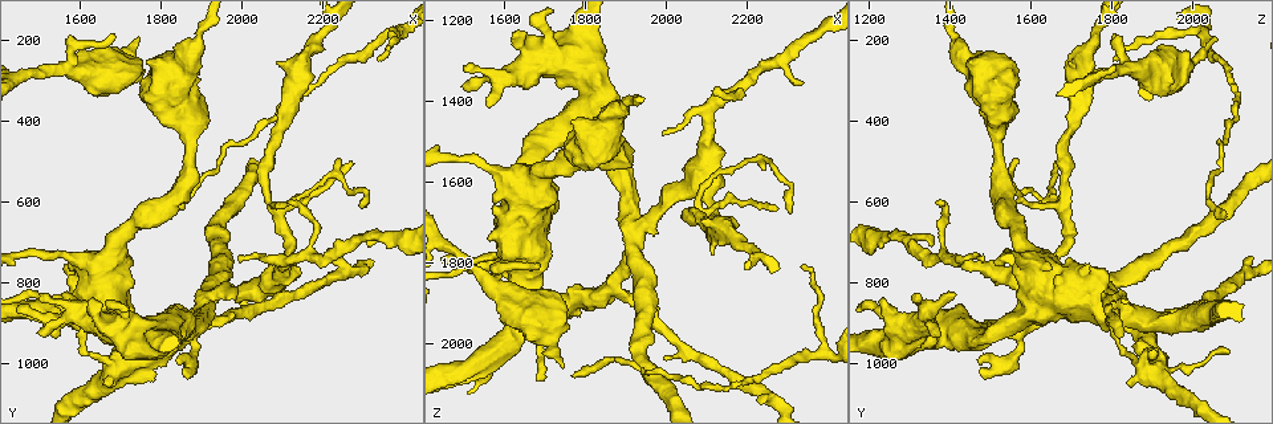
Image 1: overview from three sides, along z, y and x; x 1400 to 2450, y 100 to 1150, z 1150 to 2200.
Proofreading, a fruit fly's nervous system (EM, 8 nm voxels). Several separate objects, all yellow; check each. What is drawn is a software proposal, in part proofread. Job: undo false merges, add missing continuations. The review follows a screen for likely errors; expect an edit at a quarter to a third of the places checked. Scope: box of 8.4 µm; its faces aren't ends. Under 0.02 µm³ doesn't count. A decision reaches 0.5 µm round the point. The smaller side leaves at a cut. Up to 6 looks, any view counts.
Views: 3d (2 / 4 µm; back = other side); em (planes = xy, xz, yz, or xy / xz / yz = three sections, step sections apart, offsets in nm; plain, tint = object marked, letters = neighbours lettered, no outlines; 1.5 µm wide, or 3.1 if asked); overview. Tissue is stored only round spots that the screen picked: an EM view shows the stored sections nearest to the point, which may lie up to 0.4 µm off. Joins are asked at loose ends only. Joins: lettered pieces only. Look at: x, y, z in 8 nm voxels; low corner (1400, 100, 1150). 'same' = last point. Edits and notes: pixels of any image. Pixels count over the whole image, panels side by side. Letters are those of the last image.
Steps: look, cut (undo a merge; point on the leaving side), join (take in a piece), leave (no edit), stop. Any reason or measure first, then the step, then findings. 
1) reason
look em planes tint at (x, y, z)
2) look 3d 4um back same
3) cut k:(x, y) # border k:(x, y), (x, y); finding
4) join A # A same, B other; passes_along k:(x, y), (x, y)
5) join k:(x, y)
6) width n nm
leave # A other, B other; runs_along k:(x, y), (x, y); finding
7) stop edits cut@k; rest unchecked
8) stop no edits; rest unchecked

look em yz step 8 letters at (1685, 190, 1805)

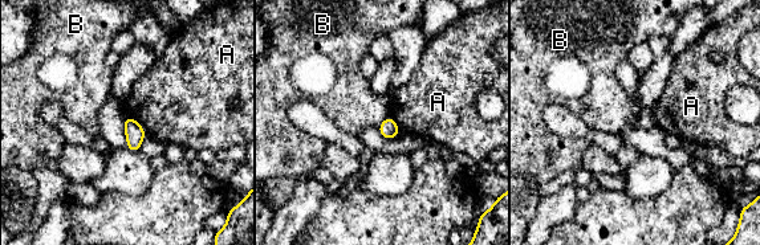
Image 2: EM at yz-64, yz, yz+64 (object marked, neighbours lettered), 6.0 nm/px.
leave # A other, B other; border 2:(389, 115), (378, 127); none of them fits

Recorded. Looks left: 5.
long arm stops here
look em yz step 4 tint at (1765, 620, 2090)

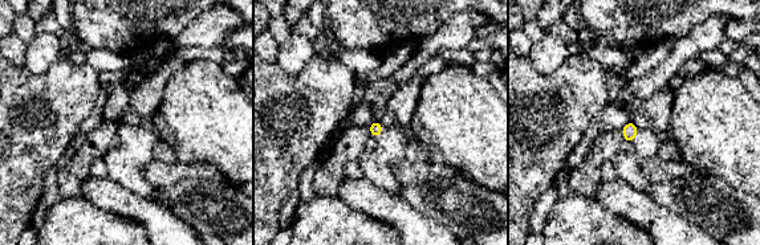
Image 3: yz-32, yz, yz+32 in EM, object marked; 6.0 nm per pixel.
another direction
look em xy step 8 tint same

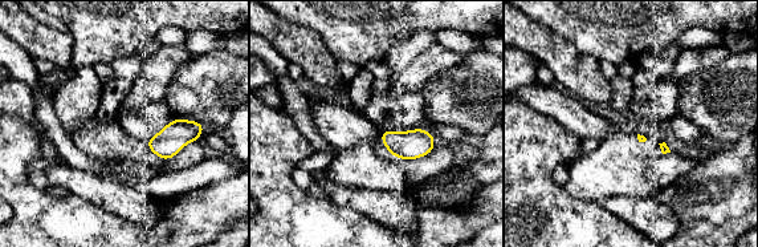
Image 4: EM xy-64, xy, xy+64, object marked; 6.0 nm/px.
what lies round it
look em xy step 8 letters same

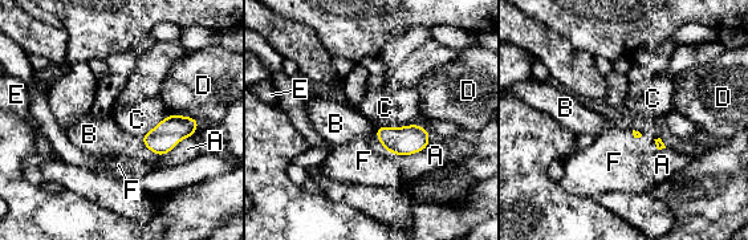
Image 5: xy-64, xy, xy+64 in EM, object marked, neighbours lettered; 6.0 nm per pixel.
join F # A other, B other, C other, D other, E other, F same; passes_along 5:(401, 141), (382, 145), (364, 161); the neuron continues

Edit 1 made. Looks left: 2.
stop edits join@5; rest unchecked

